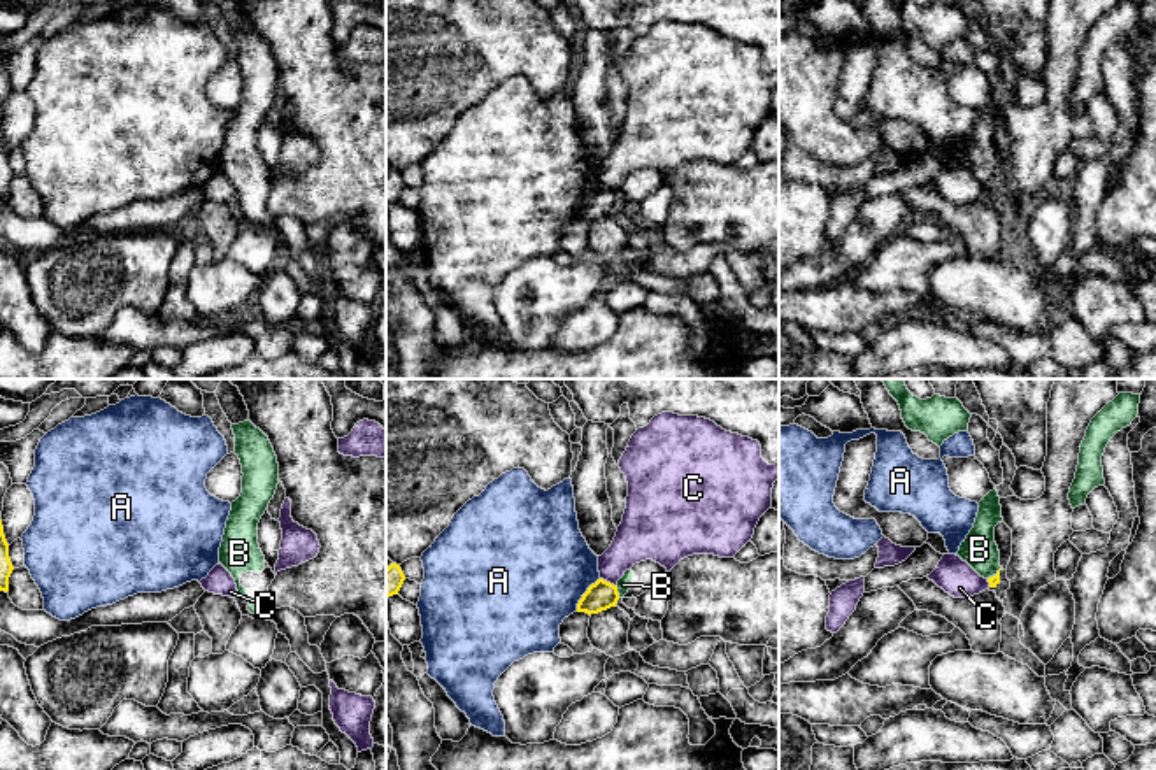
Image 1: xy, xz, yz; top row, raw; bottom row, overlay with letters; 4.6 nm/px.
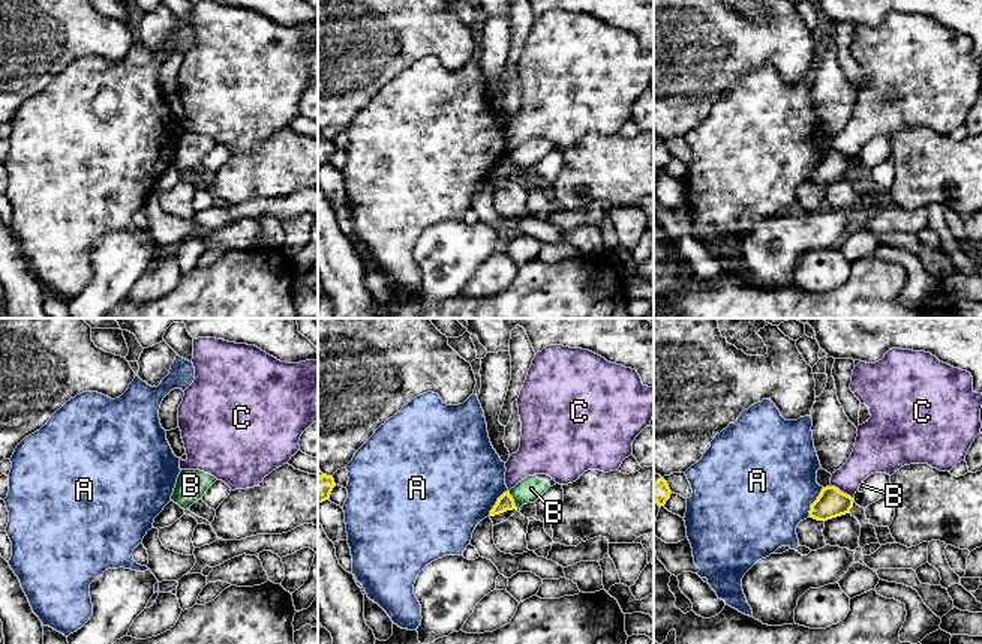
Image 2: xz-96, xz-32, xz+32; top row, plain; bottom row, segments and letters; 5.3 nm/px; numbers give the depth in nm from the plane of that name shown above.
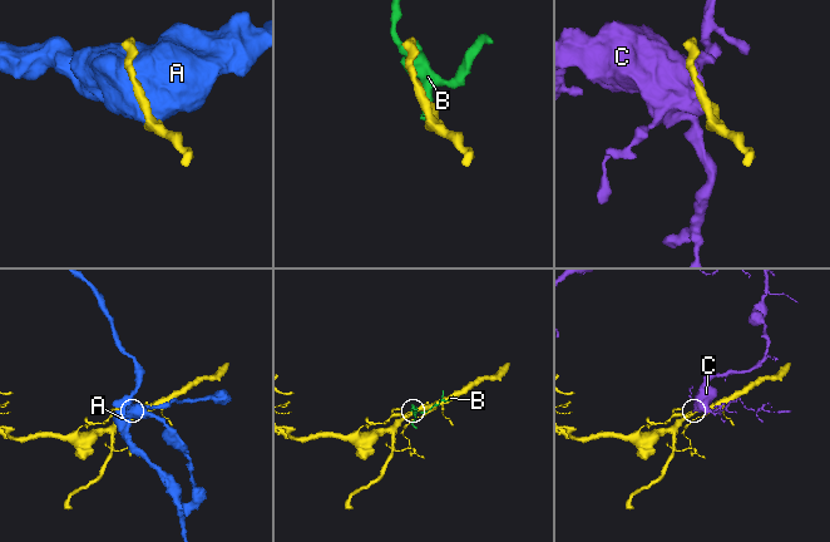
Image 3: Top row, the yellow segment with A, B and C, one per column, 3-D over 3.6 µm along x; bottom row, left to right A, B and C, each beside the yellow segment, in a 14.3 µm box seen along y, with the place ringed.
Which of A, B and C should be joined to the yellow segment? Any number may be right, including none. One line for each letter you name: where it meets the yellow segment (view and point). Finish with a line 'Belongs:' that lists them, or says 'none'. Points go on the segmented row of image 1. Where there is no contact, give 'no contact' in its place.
Belongs: none

